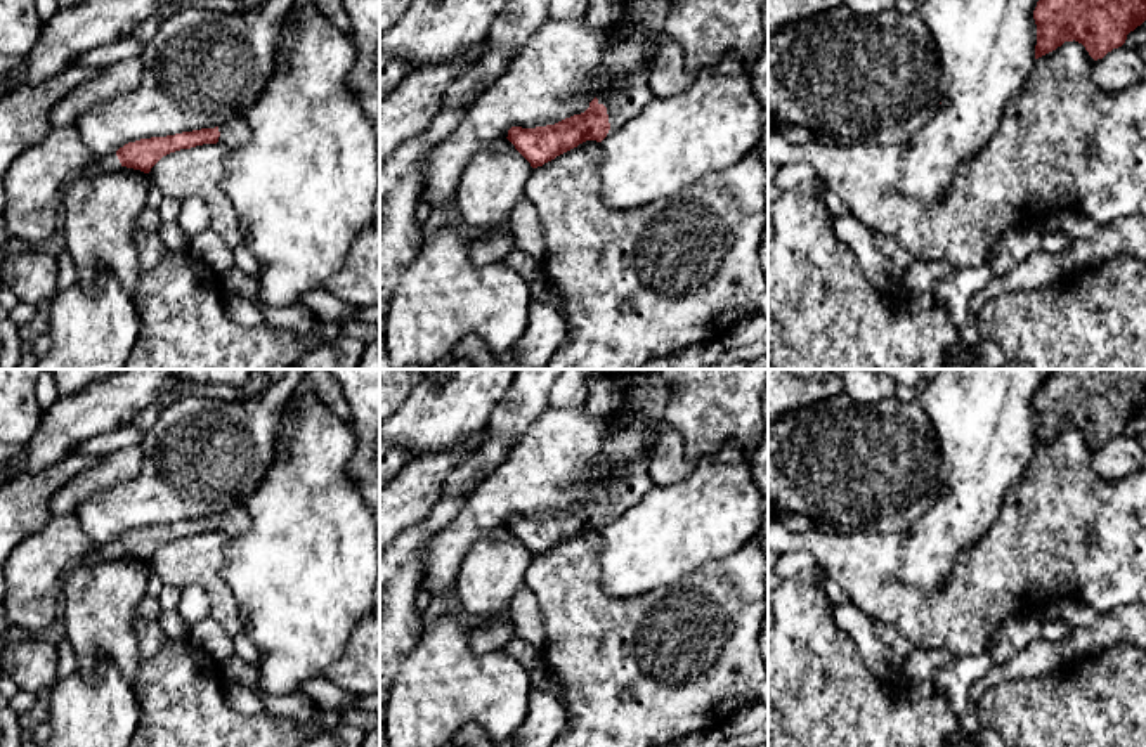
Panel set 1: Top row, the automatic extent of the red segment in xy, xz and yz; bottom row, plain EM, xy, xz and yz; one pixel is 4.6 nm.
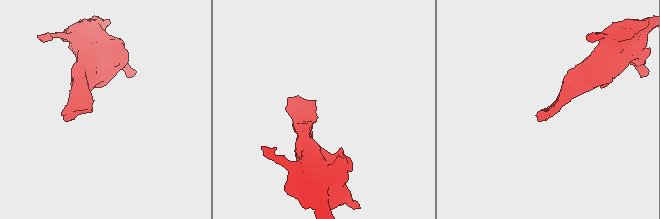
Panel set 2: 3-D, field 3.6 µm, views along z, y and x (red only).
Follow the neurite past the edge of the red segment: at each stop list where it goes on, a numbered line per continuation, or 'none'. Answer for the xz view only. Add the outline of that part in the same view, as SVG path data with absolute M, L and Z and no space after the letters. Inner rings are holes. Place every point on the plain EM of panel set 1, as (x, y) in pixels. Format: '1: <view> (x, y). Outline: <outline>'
1: xz (637, 482). Outline: M648 444L645 451L635 458L622 482L614 482L609 487L596 484L598 492L607 496L610 518L607 523L614 522L621 513L628 508L640 503L640 499L648 492L654 485L648 475L648 459L654 445Z

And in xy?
1: xy (236, 520). Outline: M234 506L220 513L218 520L220 520L218 532L224 532L231 537L244 534L251 525L251 518L243 506Z
2: xy (108, 552). Outline: M109 541L104 546L99 546L88 556L90 562L107 562L107 560L120 560L123 555L116 544L116 541Z

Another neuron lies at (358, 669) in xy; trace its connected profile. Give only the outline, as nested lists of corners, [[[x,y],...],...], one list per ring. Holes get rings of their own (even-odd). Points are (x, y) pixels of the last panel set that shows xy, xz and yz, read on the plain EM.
[[[380,575],[373,612],[361,619],[345,653],[328,666],[324,676],[347,692],[380,692]]]

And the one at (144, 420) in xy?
[[[153,399],[140,412],[137,412],[128,426],[139,428],[140,432],[147,433],[158,421],[163,409],[172,404],[163,399]]]

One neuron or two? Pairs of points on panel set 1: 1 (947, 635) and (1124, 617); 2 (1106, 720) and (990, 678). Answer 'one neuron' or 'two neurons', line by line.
1: two neurons
2: two neurons

